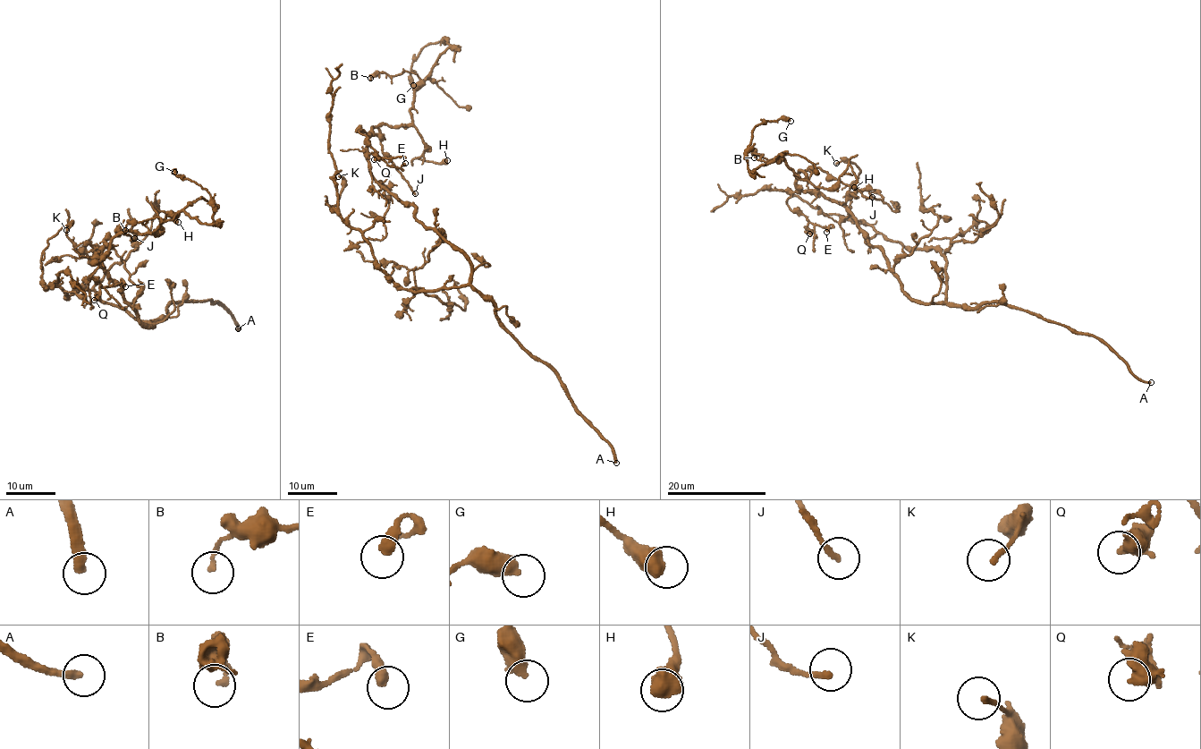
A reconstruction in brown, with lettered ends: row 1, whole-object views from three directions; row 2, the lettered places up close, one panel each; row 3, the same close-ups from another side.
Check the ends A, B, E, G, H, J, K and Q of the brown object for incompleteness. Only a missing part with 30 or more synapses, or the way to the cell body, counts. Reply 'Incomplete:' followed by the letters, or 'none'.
Incomplete: A

